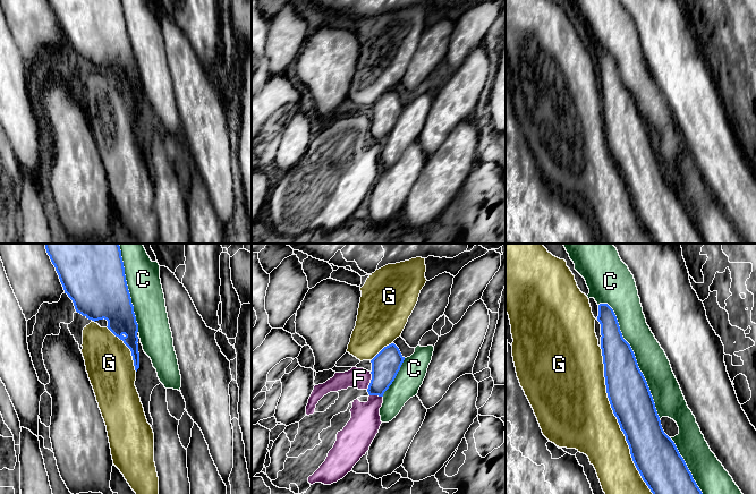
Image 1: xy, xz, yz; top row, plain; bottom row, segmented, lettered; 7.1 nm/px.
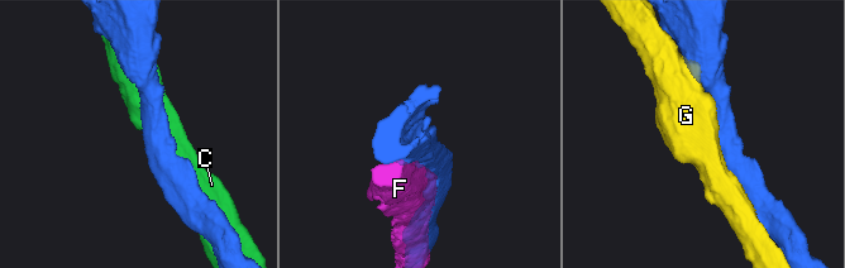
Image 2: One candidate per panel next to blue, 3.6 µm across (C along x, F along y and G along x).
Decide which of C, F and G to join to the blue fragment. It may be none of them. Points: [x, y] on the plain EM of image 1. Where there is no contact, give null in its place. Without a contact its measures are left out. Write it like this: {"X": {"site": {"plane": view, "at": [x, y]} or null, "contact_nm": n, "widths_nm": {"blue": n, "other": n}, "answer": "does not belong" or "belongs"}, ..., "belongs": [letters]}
{"C": {"site": {"plane": "yz", "at": [635, 104]}, "contact_nm": 950, "widths_nm": {"blue": 300, "other": 220}, "answer": "does not belong"}, "F": {"site": {"plane": "xz", "at": [371, 127]}, "contact_nm": 130, "widths_nm": {"blue": 200, "other": 150}, "answer": "does not belong"}, "G": {"site": {"plane": "yz", "at": [618, 168]}, "contact_nm": 1150, "widths_nm": {"blue": 300, "other": 440}, "answer": "does not belong"}, "belongs": []}

